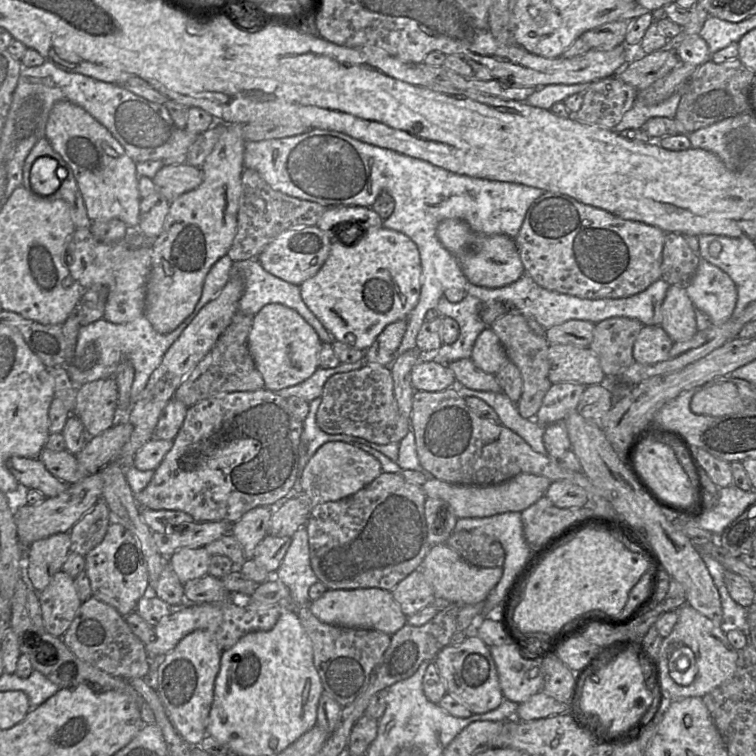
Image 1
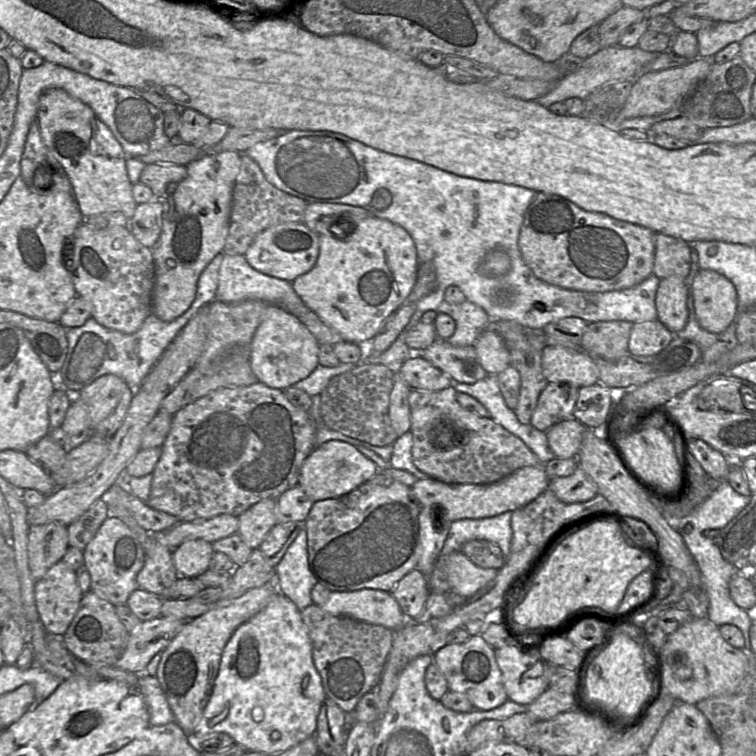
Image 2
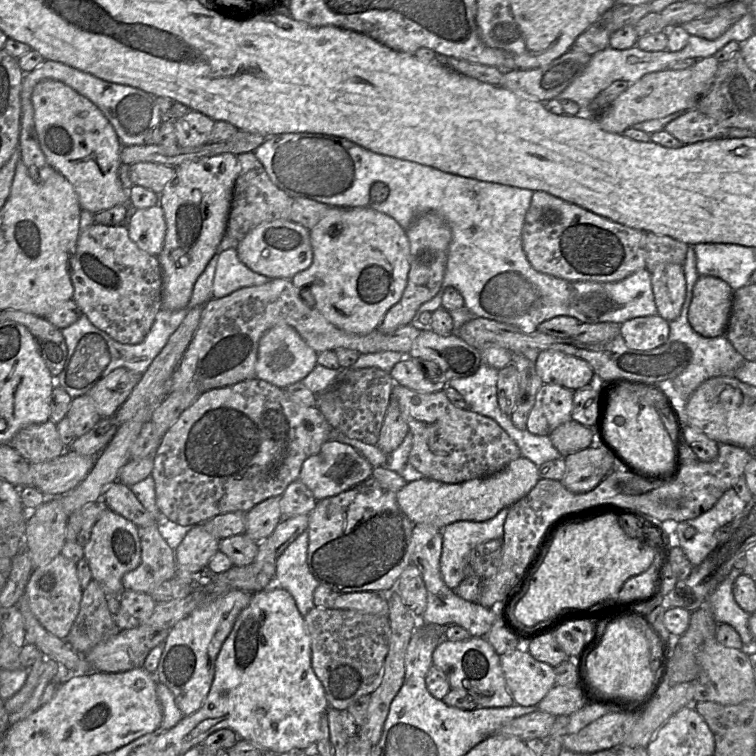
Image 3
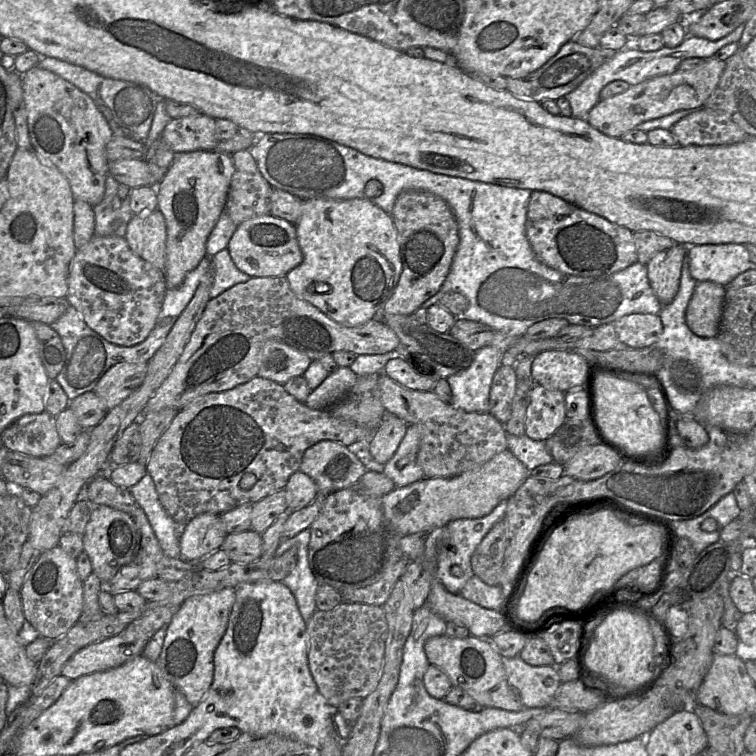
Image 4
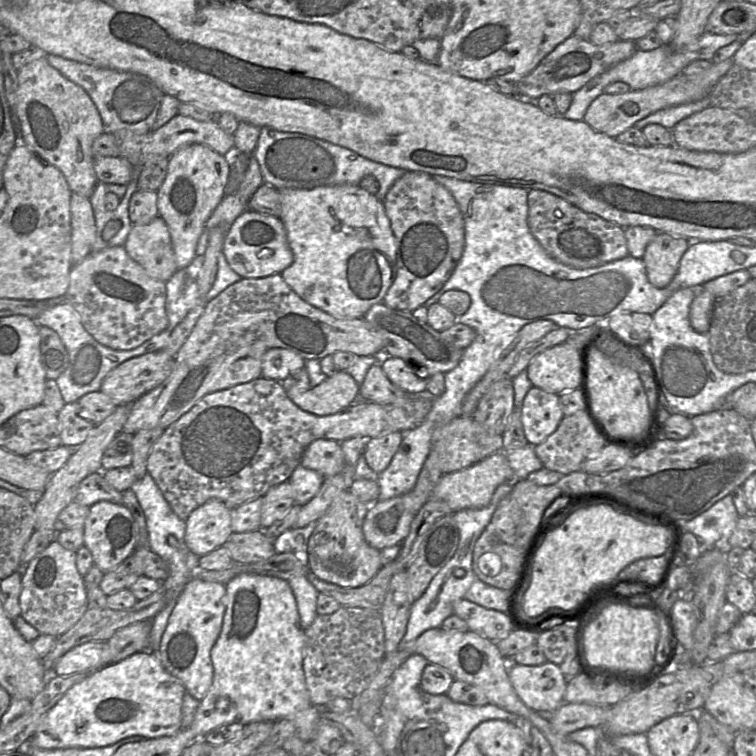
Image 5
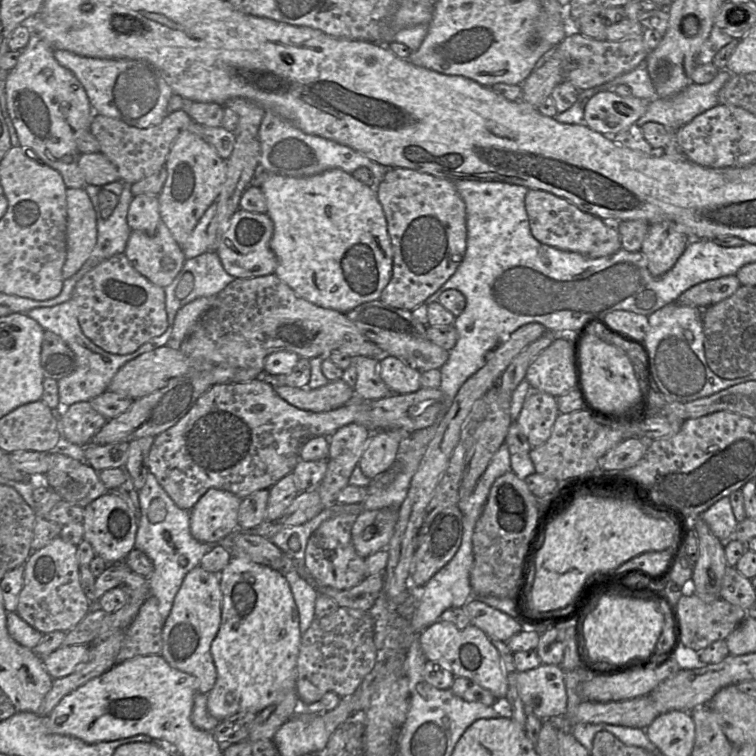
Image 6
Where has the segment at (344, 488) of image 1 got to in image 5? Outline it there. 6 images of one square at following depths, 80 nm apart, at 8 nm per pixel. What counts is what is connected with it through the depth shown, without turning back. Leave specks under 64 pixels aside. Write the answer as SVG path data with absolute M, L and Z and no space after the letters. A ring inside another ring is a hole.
M326 439L313 441L305 449L300 464L318 472L323 478L339 474L345 466L340 442Z

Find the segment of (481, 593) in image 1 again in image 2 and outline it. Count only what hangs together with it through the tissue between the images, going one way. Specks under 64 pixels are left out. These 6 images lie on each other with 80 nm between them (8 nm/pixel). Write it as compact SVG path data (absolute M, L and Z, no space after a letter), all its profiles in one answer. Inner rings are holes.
M453 552L445 557L445 572L450 590L470 598L498 574L497 569L478 567L462 552Z

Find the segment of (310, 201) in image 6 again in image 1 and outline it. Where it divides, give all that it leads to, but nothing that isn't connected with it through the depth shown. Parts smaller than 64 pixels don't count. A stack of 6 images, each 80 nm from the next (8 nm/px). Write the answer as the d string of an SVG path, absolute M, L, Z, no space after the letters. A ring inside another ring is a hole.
M383 226L370 227L356 240L352 240L347 235L357 234L360 229L360 227L354 227L354 229L343 231L342 239L331 241L330 253L325 263L299 288L304 303L334 340L365 351L388 324L408 319L420 295L421 264L416 244L403 233Z

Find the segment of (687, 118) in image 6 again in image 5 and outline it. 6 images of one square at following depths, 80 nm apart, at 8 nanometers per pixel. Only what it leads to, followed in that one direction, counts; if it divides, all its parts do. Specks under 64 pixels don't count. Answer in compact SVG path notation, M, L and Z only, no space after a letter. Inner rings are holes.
M709 96L700 100L658 110L636 122L635 127L642 130L648 124L660 124L671 130L683 119L710 106Z

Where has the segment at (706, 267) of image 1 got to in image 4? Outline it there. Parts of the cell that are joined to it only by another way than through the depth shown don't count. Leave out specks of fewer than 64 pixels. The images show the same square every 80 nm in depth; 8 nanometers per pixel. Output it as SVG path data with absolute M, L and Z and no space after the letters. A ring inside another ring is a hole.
M710 281L696 284L686 310L686 324L703 338L716 337L725 300L726 287Z

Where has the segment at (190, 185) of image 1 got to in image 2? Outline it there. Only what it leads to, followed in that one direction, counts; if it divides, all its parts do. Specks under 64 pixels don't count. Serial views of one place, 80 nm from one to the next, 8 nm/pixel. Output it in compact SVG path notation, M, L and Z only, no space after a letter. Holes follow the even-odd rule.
M146 164L140 175L140 182L148 186L156 198L167 196L170 183L179 183L187 175L187 168L176 164Z

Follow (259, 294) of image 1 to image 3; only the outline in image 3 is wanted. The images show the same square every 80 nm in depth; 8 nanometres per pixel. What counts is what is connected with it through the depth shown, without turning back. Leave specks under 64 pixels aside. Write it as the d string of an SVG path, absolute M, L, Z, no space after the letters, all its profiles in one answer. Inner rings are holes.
M236 249L222 251L218 257L214 279L213 298L222 298L250 286L259 286L271 279L249 269L238 257Z

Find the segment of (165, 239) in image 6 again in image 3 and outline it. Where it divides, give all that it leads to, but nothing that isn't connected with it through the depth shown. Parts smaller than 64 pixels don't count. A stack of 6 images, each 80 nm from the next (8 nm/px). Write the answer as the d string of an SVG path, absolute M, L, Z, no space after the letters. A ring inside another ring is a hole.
M157 204L149 208L132 209L127 213L127 230L130 239L140 250L158 257L166 235L161 206Z

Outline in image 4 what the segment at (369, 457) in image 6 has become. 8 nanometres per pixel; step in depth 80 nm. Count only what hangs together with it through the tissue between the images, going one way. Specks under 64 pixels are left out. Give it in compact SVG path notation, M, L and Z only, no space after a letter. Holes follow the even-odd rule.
M386 414L381 425L368 439L368 447L373 459L386 465L397 451L407 428L408 425L400 418Z

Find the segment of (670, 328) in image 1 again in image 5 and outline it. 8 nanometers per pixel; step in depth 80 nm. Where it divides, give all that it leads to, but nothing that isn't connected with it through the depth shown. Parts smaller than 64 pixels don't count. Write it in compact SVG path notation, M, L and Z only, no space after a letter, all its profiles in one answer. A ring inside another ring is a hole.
M657 233L642 258L650 284L657 288L666 287L674 278L688 246L686 239Z

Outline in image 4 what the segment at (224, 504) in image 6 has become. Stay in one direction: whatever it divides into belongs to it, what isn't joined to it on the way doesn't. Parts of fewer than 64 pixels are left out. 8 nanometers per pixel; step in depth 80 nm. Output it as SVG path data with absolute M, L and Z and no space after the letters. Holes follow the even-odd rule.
M200 514L181 527L181 558L188 562L200 562L221 549L226 536L227 532L219 514Z

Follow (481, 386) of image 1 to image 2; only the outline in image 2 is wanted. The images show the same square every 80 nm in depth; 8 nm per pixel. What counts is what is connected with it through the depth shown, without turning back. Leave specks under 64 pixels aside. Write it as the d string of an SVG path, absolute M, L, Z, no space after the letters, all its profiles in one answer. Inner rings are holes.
M438 337L417 353L459 383L474 384L488 375L478 361L474 345L455 346Z

